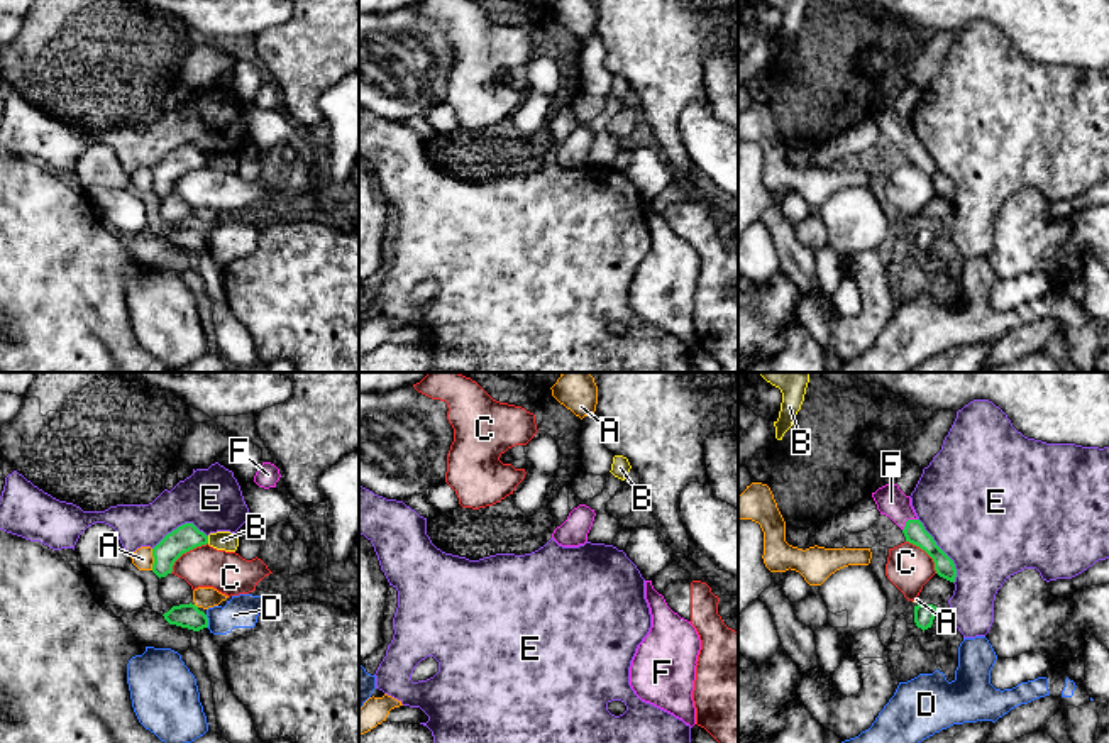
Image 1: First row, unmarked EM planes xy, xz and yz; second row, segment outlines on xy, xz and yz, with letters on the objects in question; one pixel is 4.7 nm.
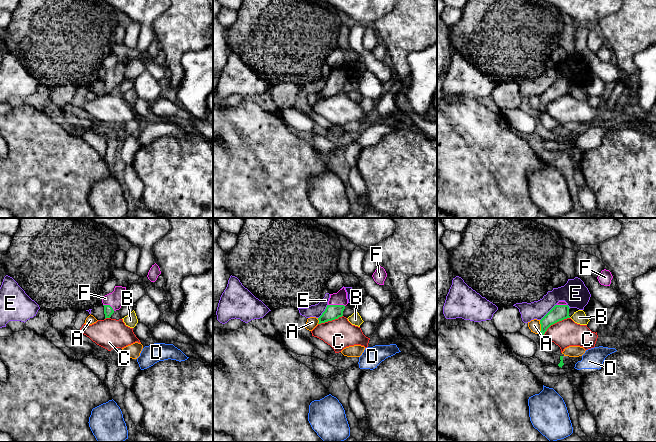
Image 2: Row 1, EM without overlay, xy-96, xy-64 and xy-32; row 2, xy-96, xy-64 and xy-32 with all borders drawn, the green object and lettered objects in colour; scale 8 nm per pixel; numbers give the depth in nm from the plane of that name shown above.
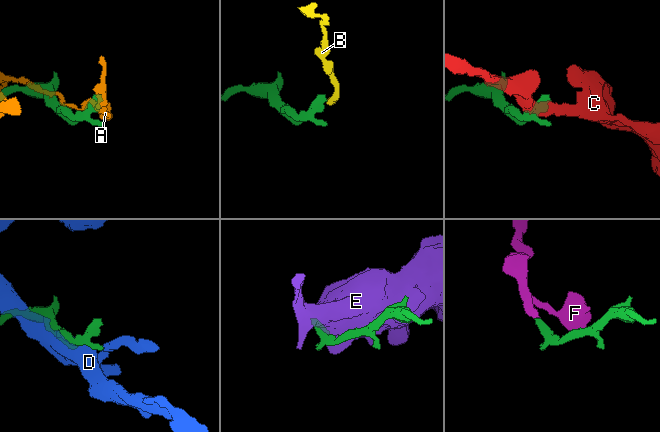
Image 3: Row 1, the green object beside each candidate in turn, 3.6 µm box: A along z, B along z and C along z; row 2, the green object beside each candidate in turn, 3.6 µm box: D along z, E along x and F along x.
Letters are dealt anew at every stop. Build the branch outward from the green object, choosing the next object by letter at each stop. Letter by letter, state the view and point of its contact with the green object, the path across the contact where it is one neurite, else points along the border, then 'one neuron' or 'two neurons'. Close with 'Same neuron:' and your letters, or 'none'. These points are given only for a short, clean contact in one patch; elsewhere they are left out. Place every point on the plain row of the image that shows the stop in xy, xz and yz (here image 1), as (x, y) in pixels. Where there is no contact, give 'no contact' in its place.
A: contact xy (154, 180); two neurons
B: contact xy (207, 161); border xy (207, 158), (209, 163); two neurons
C: contact xy (185, 173); border xy (207, 163), (187, 171), (170, 193); two neurons
D: contact xy (207, 242); two neurons
E: contact yz (942, 171); two neurons
F: contact yz (906, 143); way yz (915, 153), (906, 143), (891, 122); one neuron
Same neuron: F

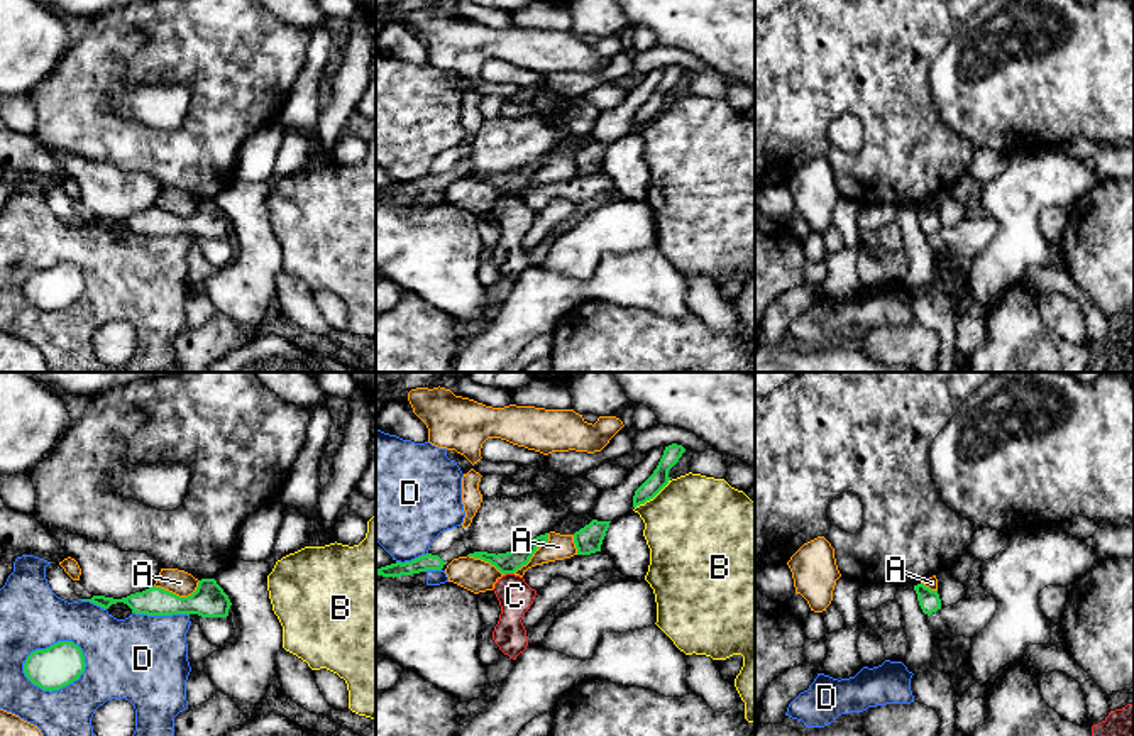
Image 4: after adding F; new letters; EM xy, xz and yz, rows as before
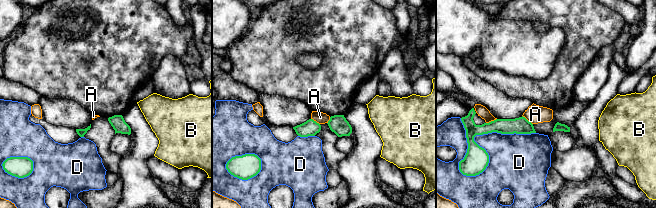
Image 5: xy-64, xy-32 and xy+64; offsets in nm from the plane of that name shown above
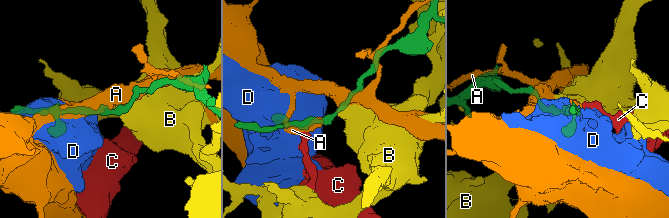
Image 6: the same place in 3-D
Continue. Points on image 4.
A: contact xy (178, 217); two neurons
B: contact xz (652, 119); two neurons
C: contact xz (508, 193); two neurons
D: contact xy (56, 310); two neurons
Same neuron: none

